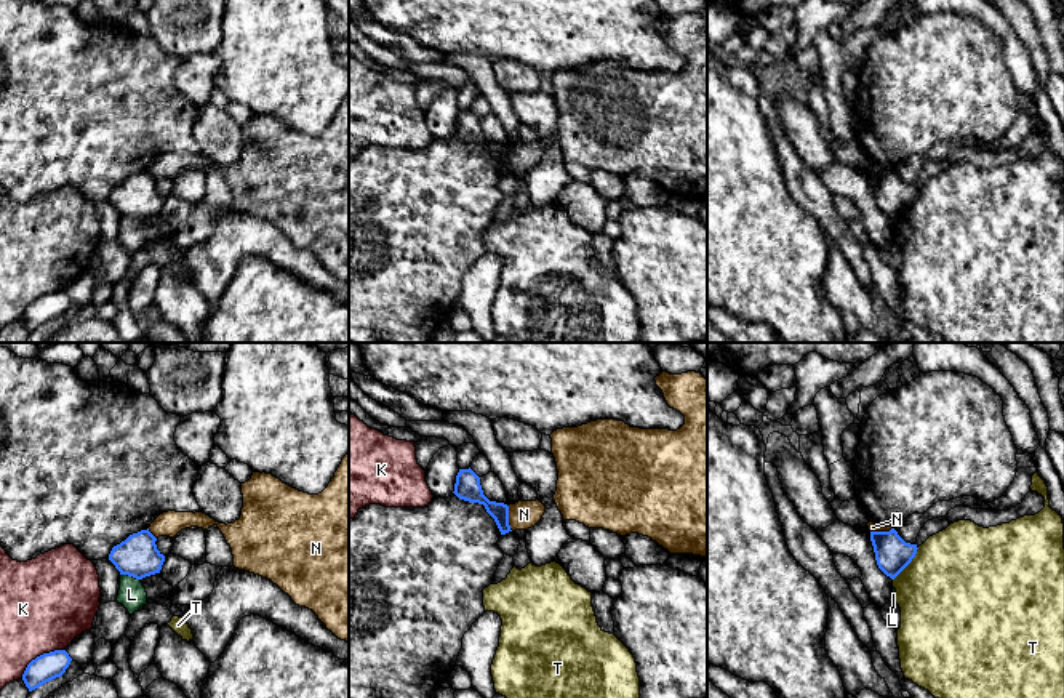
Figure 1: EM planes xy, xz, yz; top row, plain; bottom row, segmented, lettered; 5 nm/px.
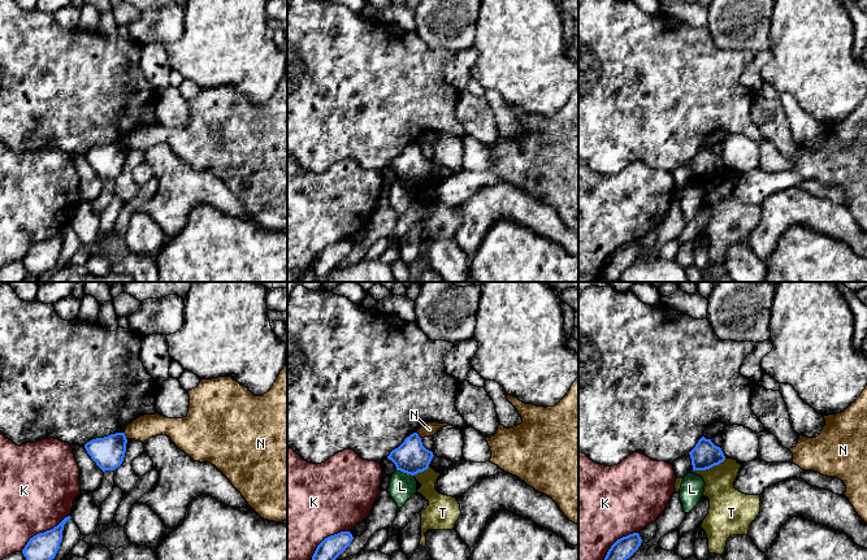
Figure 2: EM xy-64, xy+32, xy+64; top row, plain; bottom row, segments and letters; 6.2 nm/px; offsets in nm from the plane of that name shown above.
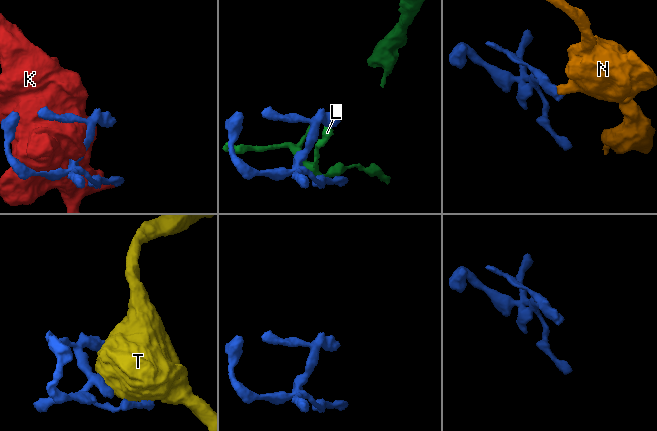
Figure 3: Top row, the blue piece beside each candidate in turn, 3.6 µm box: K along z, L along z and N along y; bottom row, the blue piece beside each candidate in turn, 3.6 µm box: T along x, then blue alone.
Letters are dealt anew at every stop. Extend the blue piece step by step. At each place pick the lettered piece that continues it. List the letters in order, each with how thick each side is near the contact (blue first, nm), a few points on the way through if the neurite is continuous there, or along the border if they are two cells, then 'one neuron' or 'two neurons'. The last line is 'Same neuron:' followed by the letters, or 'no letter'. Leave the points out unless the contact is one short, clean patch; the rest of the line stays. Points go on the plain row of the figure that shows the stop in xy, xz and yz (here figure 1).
K: calibres 140 and 440 nm; two neurons
L: calibres 200 and 140 nm; border xy (120, 215), (140, 221); two neurons
N: calibres 120 and 140 nm; border xz (508, 148), (508, 165), (512, 172); two neurons
T: calibres 180 and 500 nm; two neurons
Same neuron: no letter

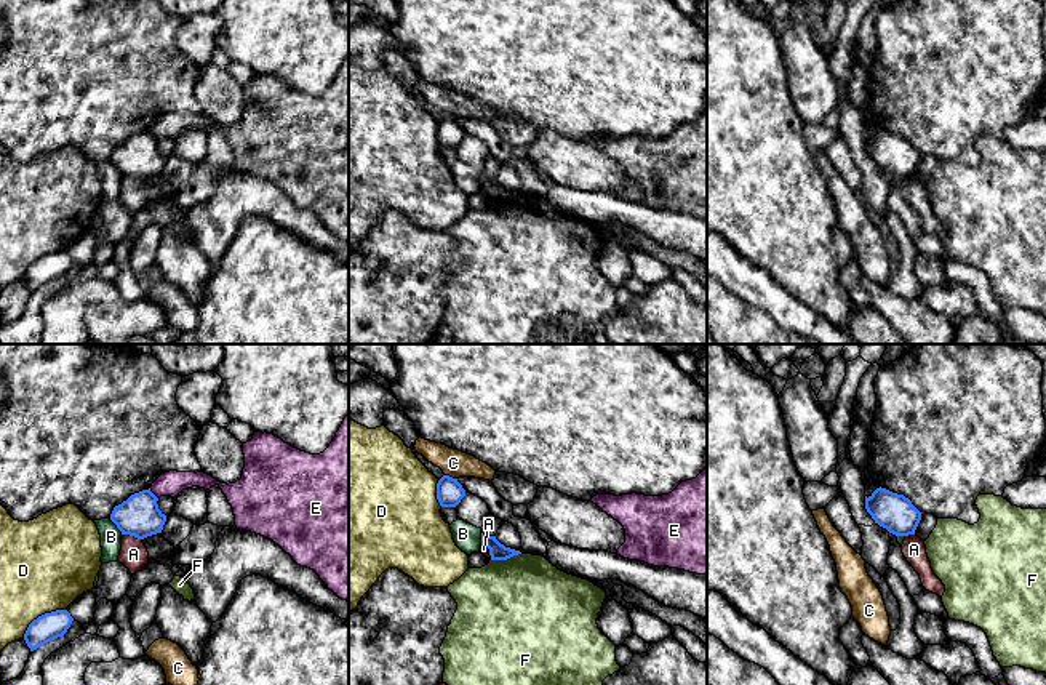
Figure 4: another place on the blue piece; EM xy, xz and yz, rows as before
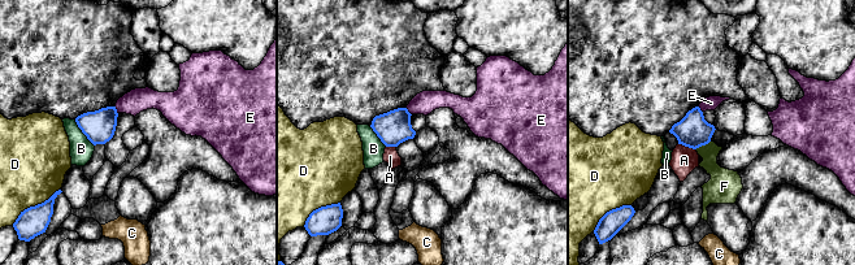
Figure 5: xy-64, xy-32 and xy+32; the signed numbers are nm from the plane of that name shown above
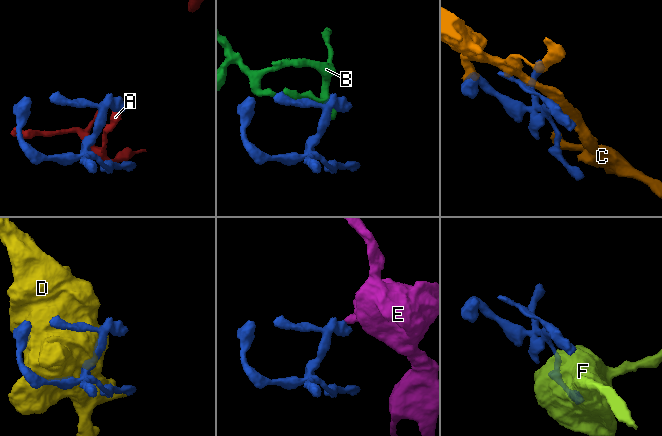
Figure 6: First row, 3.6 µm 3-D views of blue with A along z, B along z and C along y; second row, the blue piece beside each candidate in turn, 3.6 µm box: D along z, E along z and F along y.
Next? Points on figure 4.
A: calibres 200 and 140 nm; border xy (122, 175), (141, 181); two neurons
B: calibres 200 and 110 nm; two neurons
C: calibres 140 and 140 nm; two neurons
D: calibres 140 and 460 nm; two neurons
E: calibres 200 and 130 nm; border xy (149, 130), (157, 140); two neurons
F: calibres 90 and 500 nm; two neurons
Same neuron: no letter

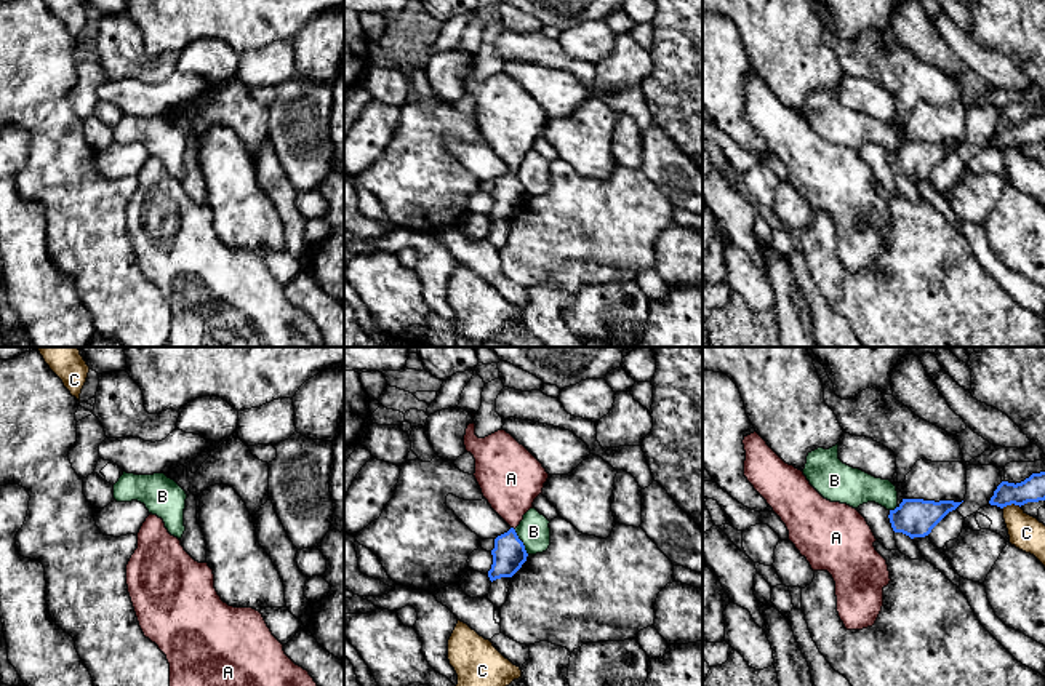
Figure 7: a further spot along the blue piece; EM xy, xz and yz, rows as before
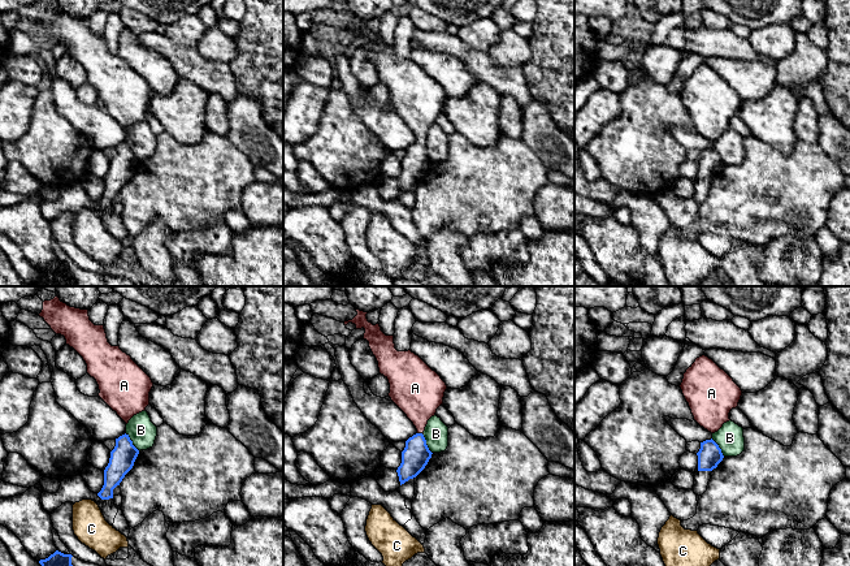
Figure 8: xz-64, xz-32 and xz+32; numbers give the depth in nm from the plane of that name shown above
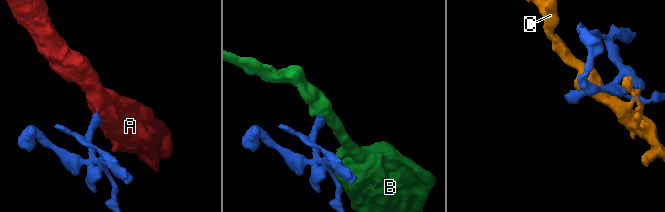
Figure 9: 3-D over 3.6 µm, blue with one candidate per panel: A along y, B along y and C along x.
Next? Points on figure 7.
A: calibres 170 and 320 nm; way xz (509, 195), (512, 170), (511, 120); one neuron
B: calibres 170 and 160 nm; border xz (514, 171), (528, 195); two neurons
C: calibres 130 and 180 nm; two neurons
Same neuron: A

